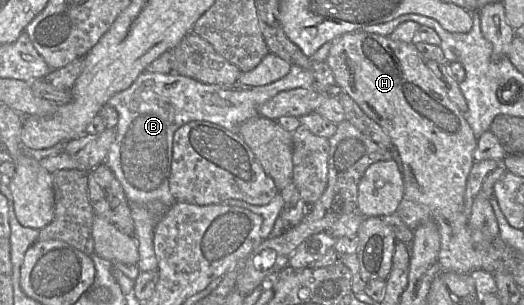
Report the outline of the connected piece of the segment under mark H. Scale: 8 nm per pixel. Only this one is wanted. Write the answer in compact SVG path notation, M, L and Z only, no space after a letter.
M361 30L346 33L332 41L326 59L335 84L388 134L393 148L398 153L404 195L395 213L413 231L422 223L434 220L440 232L441 245L437 259L440 269L469 274L473 270L482 270L482 253L474 245L463 213L467 178L475 162L473 153L477 146L477 138L464 114L449 99L425 61L413 43L394 41L389 37Z

